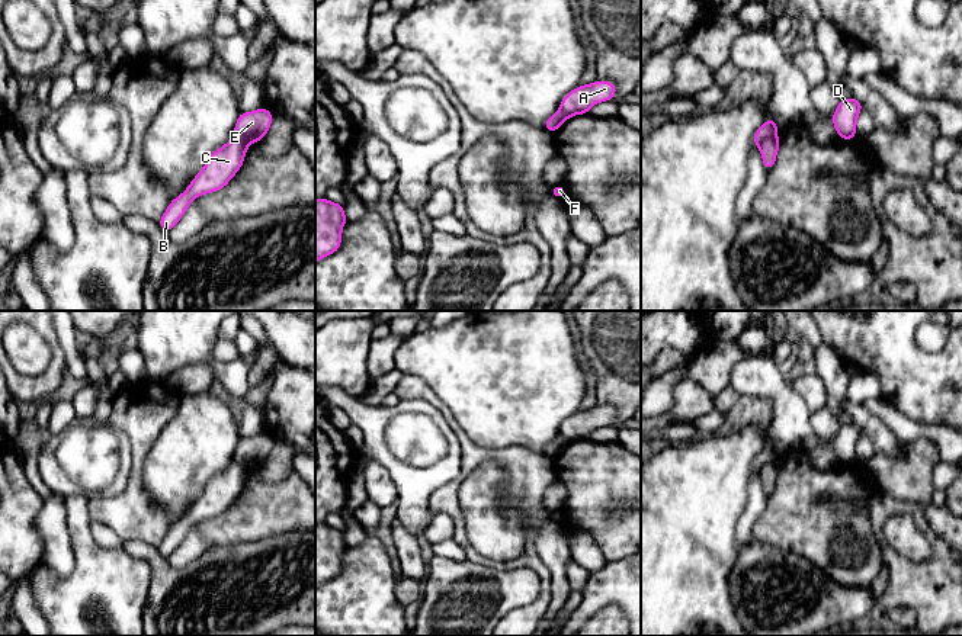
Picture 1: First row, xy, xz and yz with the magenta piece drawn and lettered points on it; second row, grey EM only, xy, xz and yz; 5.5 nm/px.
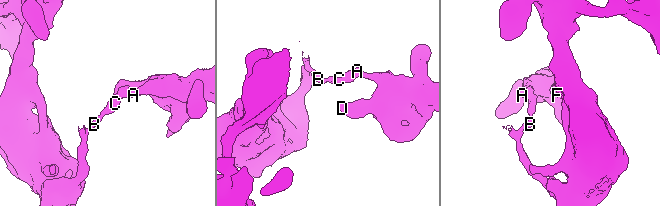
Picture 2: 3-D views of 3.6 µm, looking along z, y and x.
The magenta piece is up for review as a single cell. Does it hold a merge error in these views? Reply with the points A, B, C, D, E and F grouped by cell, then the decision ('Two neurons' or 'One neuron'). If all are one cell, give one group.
Groups: A D E F / B C. Two neurons

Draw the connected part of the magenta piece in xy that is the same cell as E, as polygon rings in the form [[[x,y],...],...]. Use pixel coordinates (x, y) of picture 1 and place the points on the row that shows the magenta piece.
[[[266,107],[240,113],[233,135],[248,147],[264,138],[272,121],[273,115]]]

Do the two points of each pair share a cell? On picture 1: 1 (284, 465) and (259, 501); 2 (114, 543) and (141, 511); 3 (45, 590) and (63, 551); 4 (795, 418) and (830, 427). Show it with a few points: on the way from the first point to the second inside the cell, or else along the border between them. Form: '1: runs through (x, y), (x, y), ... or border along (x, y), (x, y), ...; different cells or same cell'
1: border along (292, 468), (278, 481), (262, 481), (259, 478); different cells
2: border along (92, 520), (102, 522), (124, 540); different cells
3: border along (73, 546), (66, 577), (41, 562); different cells
4: border along (810, 416), (813, 430), (830, 442); different cells

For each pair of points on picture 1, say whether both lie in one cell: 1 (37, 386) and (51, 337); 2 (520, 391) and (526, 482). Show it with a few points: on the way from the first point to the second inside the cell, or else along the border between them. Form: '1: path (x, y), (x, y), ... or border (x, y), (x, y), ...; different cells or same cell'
1: path (48, 375), (55, 368), (55, 349); same cell
2: border (490, 447), (523, 446), (542, 453); different cells

